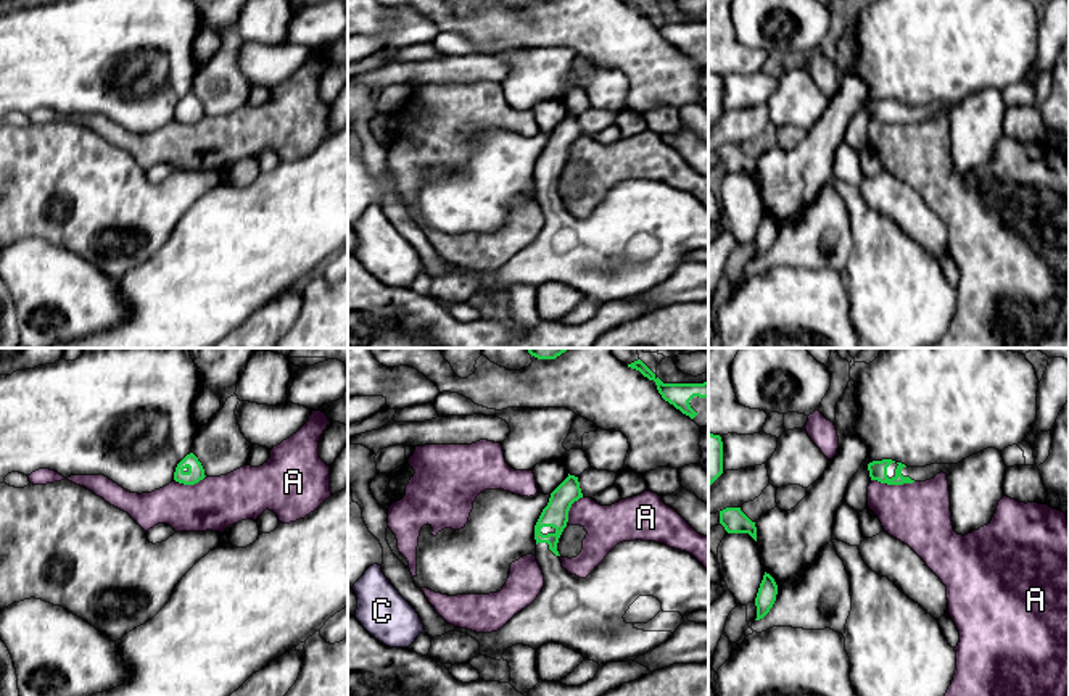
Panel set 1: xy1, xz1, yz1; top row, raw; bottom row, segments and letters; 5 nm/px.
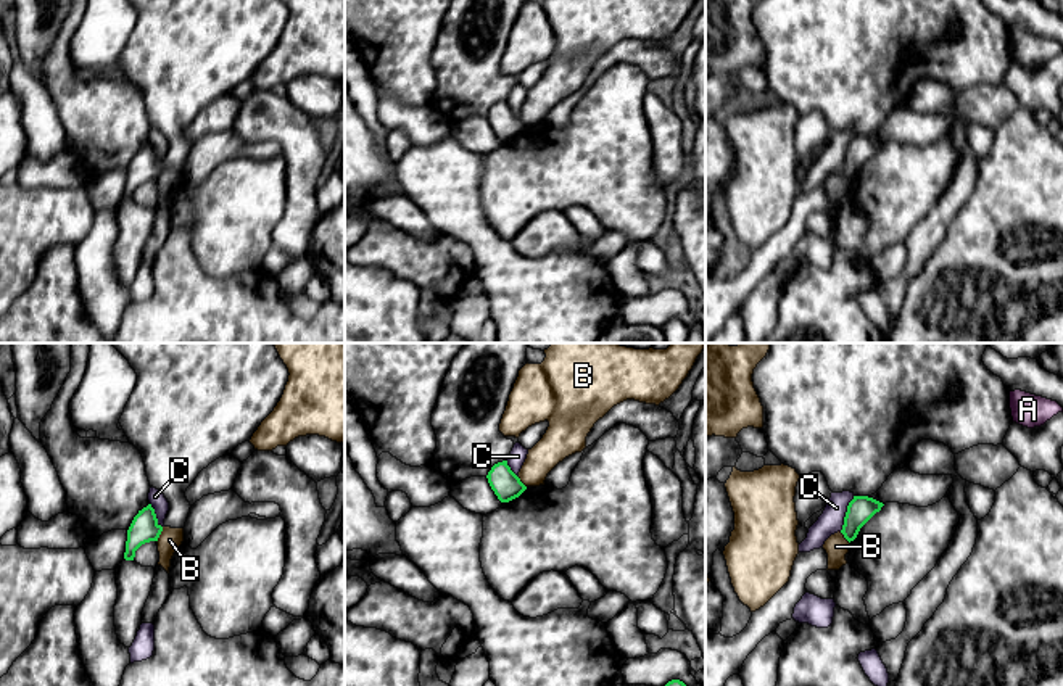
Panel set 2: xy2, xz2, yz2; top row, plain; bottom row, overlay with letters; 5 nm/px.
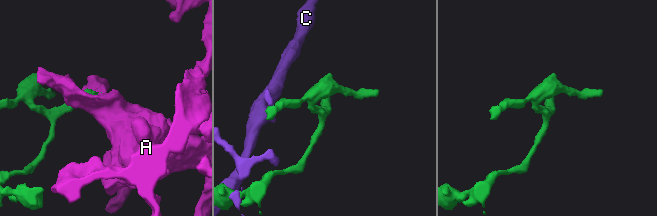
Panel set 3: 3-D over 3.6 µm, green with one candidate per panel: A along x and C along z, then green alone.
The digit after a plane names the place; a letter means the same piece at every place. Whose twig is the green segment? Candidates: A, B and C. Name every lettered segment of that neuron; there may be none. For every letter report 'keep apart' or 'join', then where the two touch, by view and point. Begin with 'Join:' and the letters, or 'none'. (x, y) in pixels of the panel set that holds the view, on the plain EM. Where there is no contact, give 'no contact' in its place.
Join: none
A: keep apart; contact yz1 (892, 123)
B: keep apart; contact xy2 (160, 173)
C: keep apart; contact yz2 (846, 153)

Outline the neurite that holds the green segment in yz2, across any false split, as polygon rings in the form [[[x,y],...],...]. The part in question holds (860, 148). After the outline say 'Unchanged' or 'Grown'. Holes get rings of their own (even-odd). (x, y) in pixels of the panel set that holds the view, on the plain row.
[[[854,135],[854,138],[847,145],[847,151],[844,156],[844,164],[841,172],[850,182],[857,177],[860,167],[881,150],[884,143],[868,137],[868,135]]]. Unchanged

